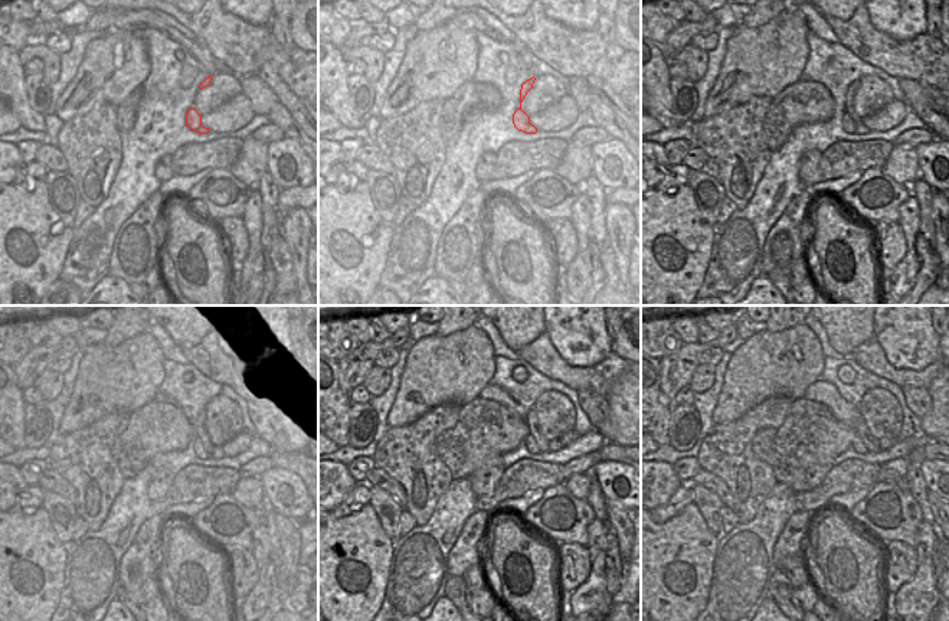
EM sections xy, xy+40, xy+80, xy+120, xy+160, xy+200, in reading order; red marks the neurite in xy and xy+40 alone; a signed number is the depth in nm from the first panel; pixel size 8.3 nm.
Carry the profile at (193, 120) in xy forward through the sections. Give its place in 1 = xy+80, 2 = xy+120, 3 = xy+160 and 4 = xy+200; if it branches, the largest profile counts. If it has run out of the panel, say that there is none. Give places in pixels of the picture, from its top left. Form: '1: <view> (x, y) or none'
1: xy+80 (850, 123)
2: xy+120 (200, 432)
3: xy+160 (530, 444)
4: xy+200 (857, 444)

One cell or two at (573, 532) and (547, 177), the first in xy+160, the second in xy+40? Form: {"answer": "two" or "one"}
{"answer": "one"}

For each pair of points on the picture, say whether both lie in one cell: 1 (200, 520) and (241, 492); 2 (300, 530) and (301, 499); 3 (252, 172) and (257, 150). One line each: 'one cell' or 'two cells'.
1: two cells
2: two cells
3: one cell

